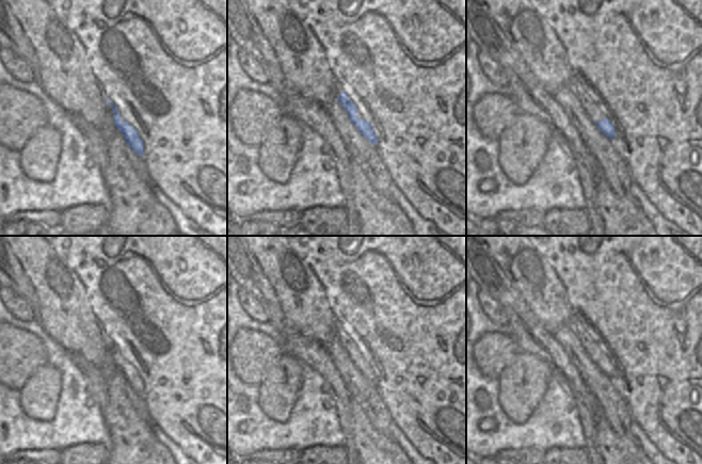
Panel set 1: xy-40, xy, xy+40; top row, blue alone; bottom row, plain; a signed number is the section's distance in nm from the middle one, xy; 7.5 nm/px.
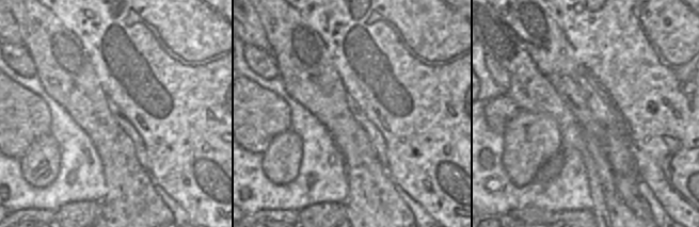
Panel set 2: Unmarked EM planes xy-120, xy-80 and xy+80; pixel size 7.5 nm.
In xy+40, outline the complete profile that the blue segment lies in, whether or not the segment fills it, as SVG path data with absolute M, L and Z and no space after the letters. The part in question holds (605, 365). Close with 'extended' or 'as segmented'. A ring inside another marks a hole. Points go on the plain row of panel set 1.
M573 313L570 317L570 325L576 332L585 351L589 357L597 365L600 370L610 379L615 377L615 366L604 352L600 343L593 338L591 333L583 323L583 317Z | extended

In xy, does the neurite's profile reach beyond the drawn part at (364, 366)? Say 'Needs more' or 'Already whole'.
Needs more

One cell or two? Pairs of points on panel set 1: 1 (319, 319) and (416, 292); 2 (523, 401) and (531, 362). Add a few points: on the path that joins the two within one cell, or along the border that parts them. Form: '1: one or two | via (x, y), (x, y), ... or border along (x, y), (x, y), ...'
1: two | border along (323, 292), (336, 326)
2: one | via (523, 392), (523, 386), (527, 382), (528, 371)

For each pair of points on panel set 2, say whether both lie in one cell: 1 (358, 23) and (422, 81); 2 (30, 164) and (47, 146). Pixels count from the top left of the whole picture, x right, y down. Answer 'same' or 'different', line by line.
1: same
2: same

